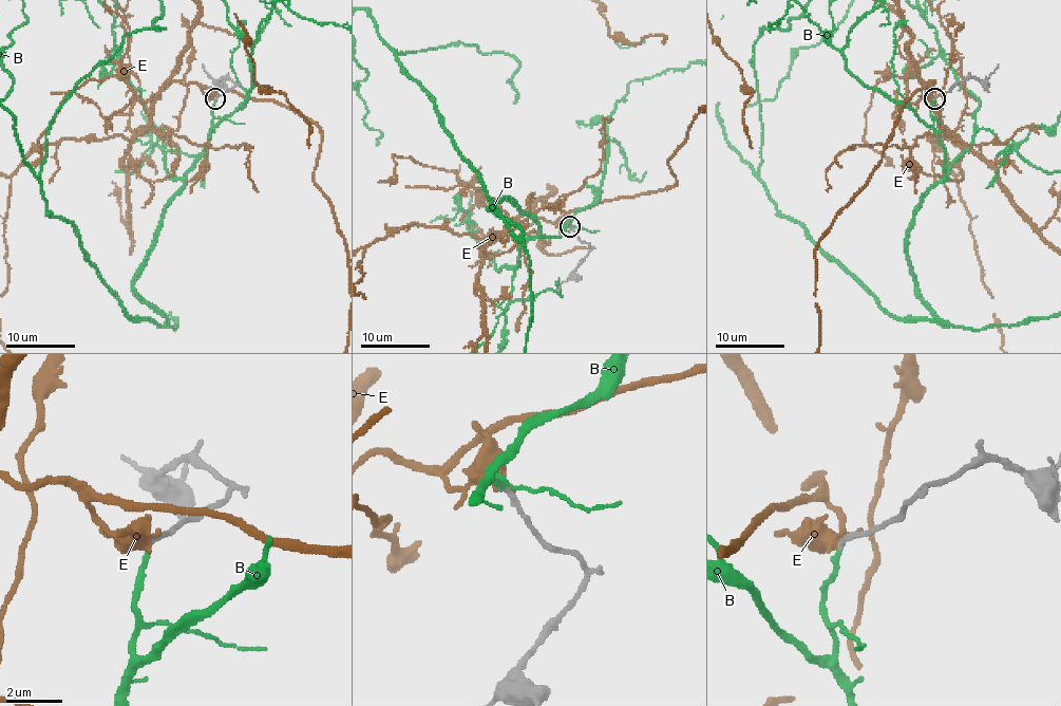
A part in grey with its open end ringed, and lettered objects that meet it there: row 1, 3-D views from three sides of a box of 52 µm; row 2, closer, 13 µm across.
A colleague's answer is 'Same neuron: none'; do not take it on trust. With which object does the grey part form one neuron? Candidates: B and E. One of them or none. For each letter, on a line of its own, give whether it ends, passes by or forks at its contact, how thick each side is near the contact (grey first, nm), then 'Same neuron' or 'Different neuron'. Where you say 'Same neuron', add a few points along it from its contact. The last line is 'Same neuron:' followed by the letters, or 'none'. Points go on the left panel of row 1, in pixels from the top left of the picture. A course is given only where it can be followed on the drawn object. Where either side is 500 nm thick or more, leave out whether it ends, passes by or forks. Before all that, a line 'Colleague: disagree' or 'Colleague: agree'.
Colleague: disagree
B: It ends there. Thickness 200 nm (grey) against 170 nm. Same neuron
E: Thickness 200 nm (grey) against 550 nm. Different neuron
Same neuron: B

